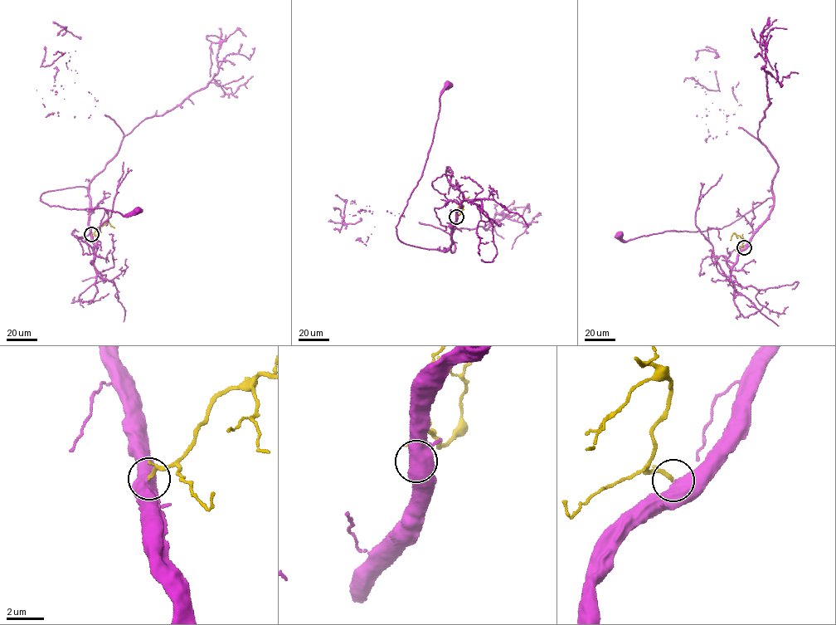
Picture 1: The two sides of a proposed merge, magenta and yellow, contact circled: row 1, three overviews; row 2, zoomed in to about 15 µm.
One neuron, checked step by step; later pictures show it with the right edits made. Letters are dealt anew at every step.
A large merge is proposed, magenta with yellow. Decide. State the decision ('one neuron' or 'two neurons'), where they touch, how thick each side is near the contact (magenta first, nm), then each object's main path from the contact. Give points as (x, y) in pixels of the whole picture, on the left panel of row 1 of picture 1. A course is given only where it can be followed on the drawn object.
one neuron; place (91, 234); calibres 700 and 120 nm; course magenta (91, 234), (89, 197), (85, 187), (42, 192), (40, 199), (50, 206), (104, 208), (123, 215), (137, 211); course yellow (91, 234), (108, 220), (114, 227)

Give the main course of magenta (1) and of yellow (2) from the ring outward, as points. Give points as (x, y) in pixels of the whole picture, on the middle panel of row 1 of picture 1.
1: (456, 217), (444, 251), (404, 243), (396, 235), (448, 85)
2: (456, 217), (463, 209), (461, 203), (469, 197)

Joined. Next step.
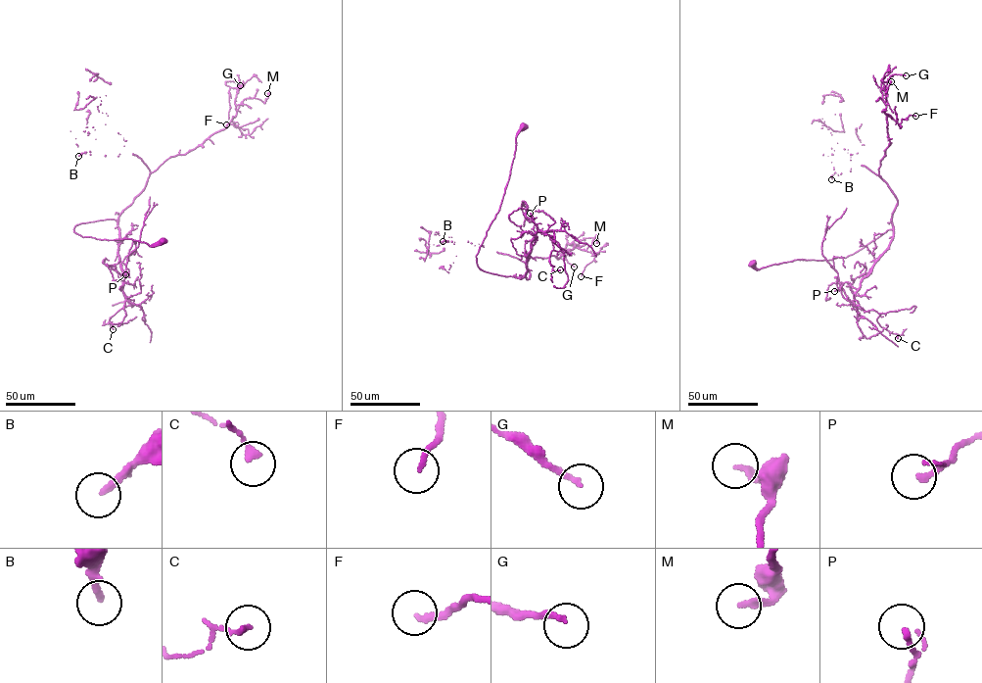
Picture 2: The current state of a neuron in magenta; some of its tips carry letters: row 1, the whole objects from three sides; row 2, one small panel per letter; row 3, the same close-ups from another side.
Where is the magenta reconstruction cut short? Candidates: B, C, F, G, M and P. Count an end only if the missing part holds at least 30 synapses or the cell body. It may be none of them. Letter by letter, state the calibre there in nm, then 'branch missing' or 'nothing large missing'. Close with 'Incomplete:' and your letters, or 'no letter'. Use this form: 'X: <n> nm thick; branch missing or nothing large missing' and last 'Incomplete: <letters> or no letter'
B: 220 nm thick; nothing large missing
C: 200 nm thick; nothing large missing
F: 190 nm thick; nothing large missing
G: 170 nm thick; nothing large missing
M: 200 nm thick; nothing large missing
P: 130 nm thick; nothing large missing
Incomplete: no letter

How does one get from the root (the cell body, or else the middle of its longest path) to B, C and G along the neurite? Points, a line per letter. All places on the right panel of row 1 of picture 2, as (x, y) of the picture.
B: (752, 264), (759, 268), (846, 258), (892, 229), (897, 201), (880, 176), (862, 166), (831, 179)
C: (752, 264), (846, 258), (891, 229), (854, 305), (879, 313), (898, 338)
G: (752, 264), (759, 268), (846, 258), (892, 229), (897, 201), (879, 173), (890, 142), (881, 84), (906, 75)

